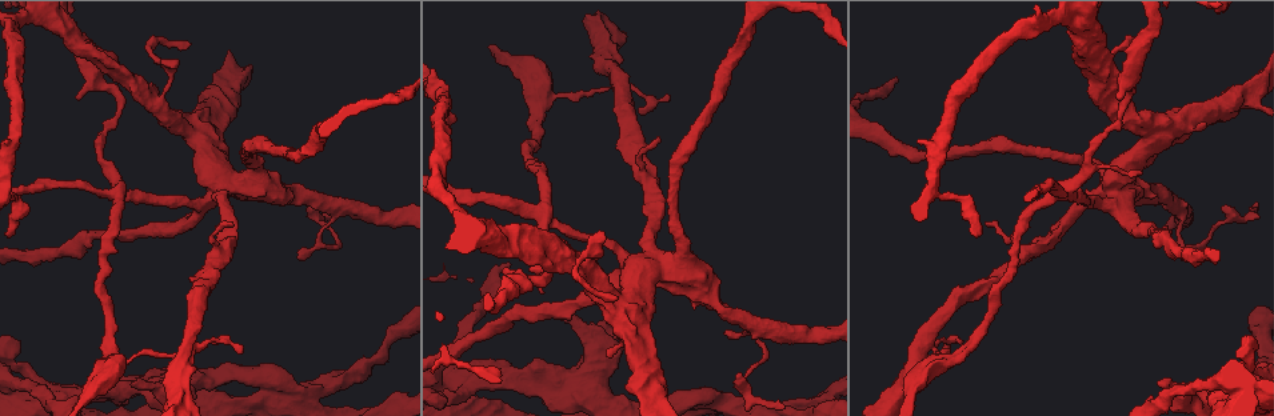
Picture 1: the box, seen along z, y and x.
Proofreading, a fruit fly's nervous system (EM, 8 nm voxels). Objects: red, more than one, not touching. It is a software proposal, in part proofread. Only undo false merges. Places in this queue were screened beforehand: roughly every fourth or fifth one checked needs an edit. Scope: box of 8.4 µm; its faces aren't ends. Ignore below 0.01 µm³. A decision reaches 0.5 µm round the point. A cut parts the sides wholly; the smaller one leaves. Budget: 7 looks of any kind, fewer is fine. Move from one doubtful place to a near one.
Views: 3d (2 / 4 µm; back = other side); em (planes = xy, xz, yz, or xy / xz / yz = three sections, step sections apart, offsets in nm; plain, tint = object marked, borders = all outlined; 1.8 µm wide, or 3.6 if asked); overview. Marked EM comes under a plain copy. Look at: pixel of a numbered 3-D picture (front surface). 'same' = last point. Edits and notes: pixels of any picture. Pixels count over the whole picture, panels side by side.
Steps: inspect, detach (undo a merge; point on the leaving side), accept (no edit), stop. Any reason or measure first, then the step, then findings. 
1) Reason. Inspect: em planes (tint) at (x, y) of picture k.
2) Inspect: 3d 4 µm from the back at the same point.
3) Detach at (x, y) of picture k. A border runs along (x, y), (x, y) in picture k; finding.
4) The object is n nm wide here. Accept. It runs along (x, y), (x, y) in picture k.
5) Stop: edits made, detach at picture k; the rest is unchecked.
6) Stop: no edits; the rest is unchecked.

Sharp bend. Inspect: 3d 2 µm at (549, 215) of picture 1.

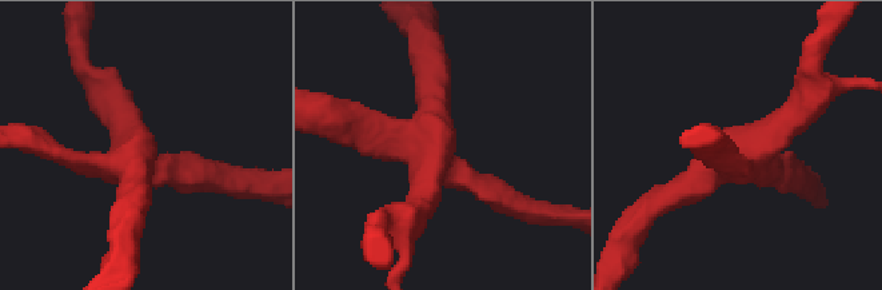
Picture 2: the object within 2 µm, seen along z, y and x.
Inspect: em planes (tint) at (137, 163) of picture 2.

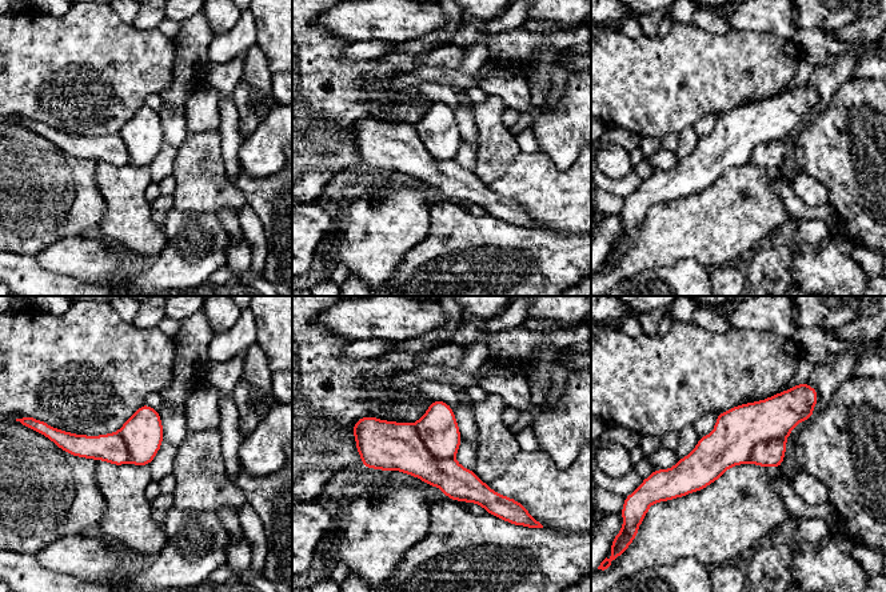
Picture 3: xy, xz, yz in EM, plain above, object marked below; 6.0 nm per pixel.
Detach at (438, 428) of picture 3. A border runs along (414, 424), (435, 458), (453, 459) in picture 3; two cells meet here.

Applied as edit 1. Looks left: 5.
Redraw. Inspect: overview.

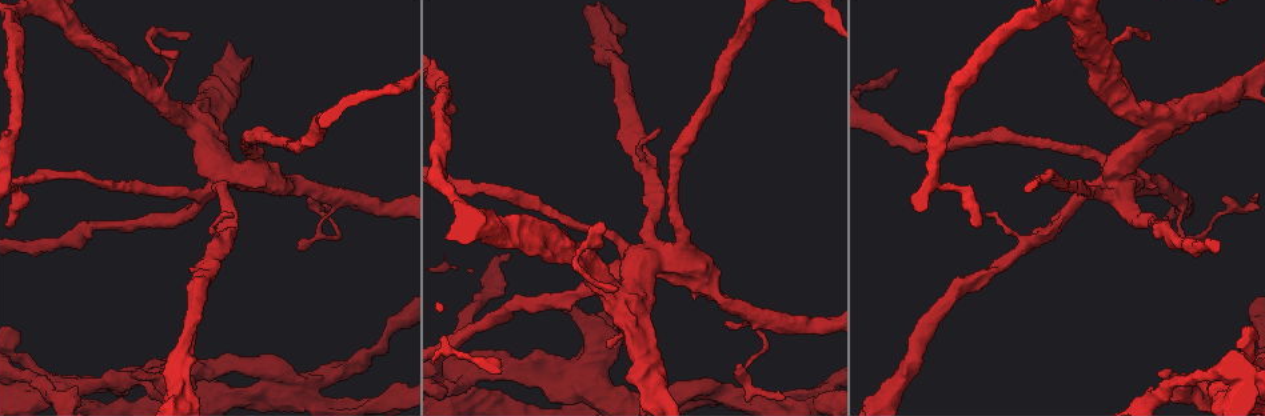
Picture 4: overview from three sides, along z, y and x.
Calibre changes. Inspect: em yz step 4 (tint) at (1195, 393) of picture 4.

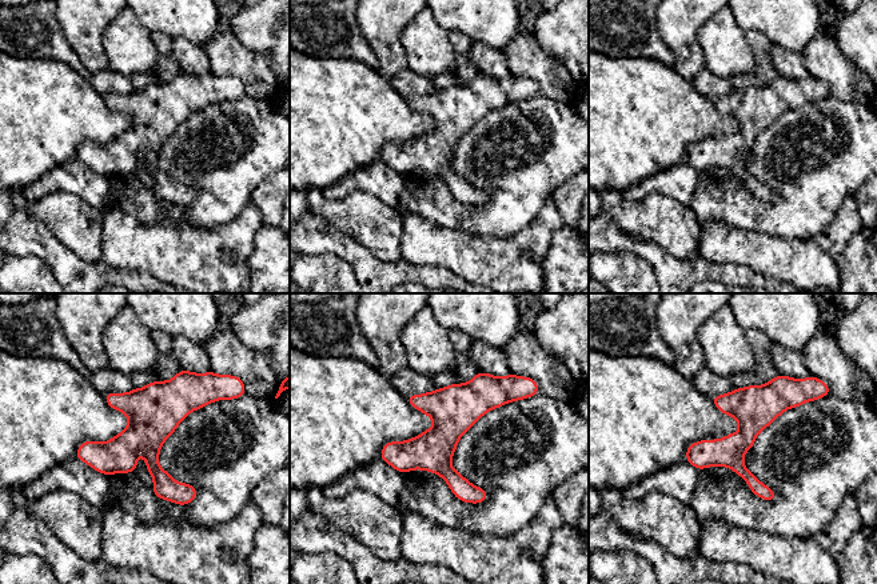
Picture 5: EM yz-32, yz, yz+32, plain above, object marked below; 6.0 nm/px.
Inspect: em planes (borders) at the same point.

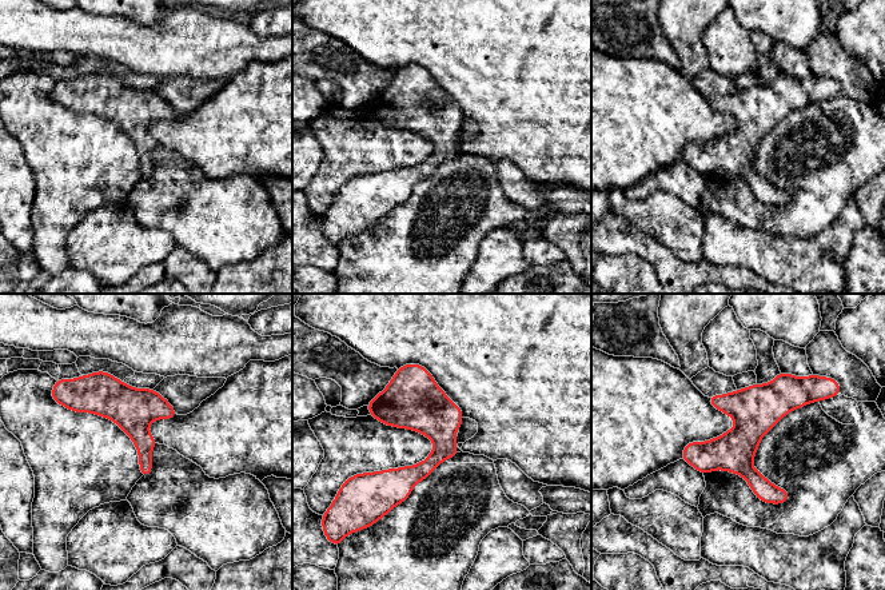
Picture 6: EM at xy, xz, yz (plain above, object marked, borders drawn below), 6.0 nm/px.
Accept. It runs along (782, 375), (718, 454), (685, 455) in picture 6; continuous, no second cell.

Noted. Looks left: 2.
Touches itself. Inspect: em yz step 16 (tint) at (713, 382) of picture 4.

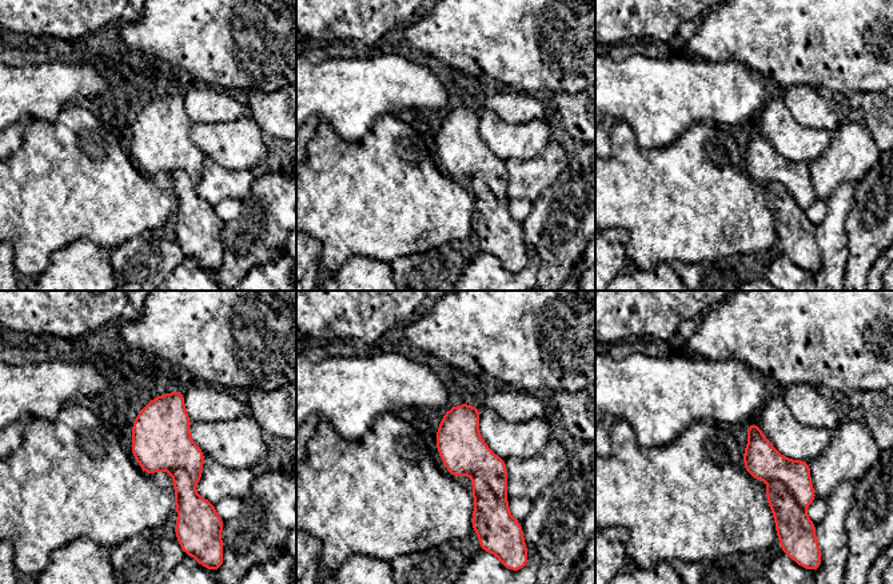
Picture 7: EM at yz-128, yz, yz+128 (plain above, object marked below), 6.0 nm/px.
Inspect: em planes (tint) at the same point.

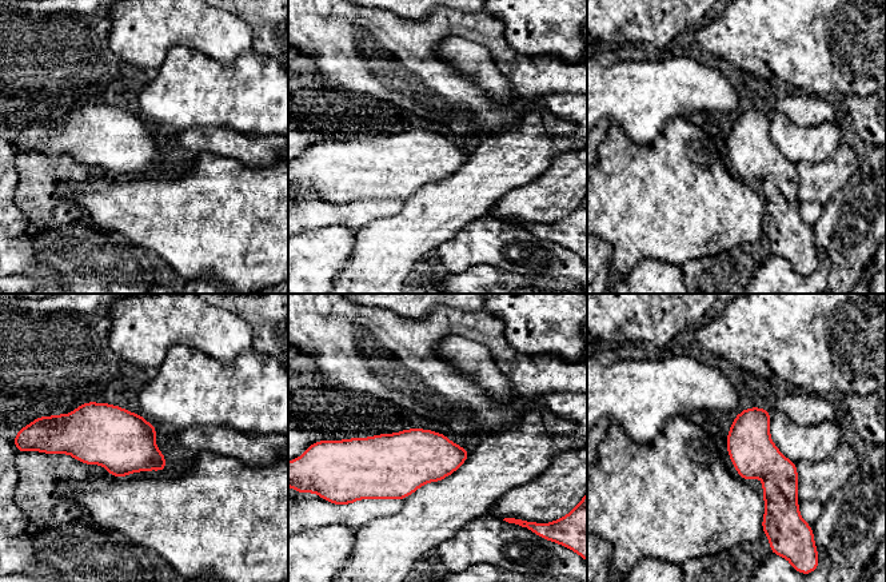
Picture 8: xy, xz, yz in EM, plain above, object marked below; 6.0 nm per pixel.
The object is 280 nm wide here. Detach at (782, 523) of picture 8. Two cells meet here.

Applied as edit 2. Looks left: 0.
Stop: edits made, detach at picture 3, detach at picture 8; the rest is unchecked.

